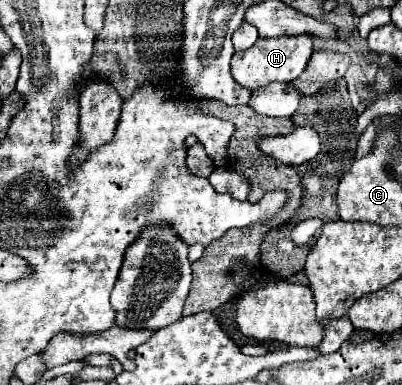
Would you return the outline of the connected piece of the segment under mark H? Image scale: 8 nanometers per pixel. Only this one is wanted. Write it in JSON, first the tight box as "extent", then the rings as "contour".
{"extent":[231,34,313,90],"contour":[[[309,34],[279,36],[279,38],[259,38],[255,46],[243,52],[235,52],[231,59],[231,74],[236,82],[250,90],[267,86],[271,82],[295,80],[307,66],[313,52],[313,40]]]}

